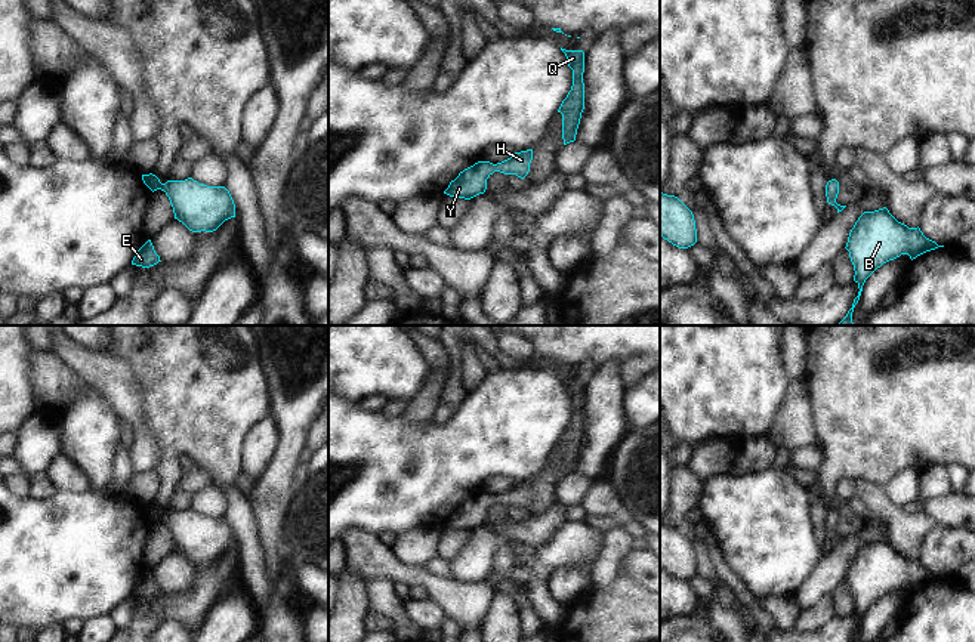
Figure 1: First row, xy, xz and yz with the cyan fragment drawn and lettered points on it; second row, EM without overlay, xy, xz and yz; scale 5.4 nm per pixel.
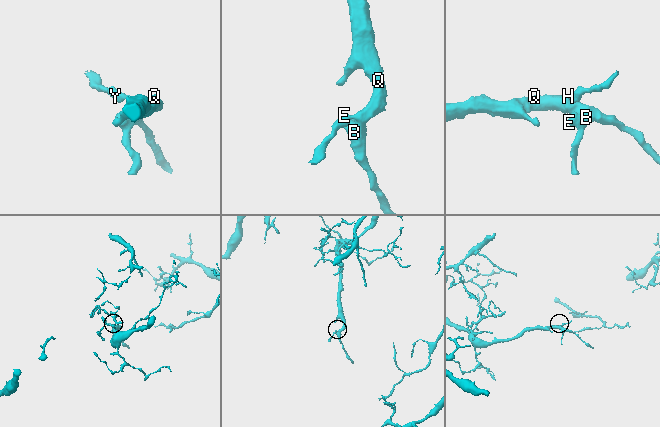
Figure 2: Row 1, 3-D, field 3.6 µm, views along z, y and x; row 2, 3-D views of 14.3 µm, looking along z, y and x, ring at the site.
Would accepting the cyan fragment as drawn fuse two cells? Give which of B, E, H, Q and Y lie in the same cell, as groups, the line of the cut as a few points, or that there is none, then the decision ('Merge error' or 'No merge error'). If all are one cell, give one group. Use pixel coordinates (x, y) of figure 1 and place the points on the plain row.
Groups: B E H Q Y. No split. No merge error

